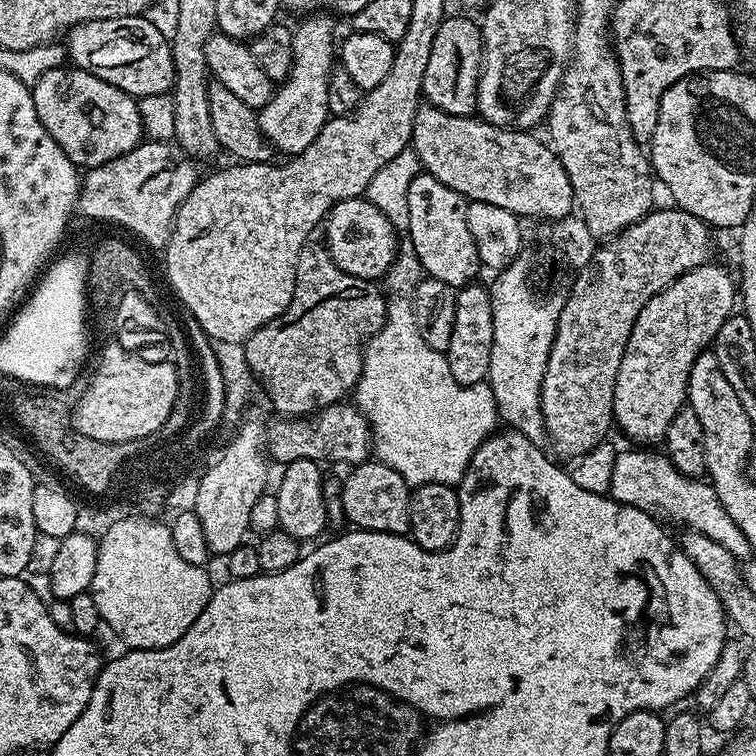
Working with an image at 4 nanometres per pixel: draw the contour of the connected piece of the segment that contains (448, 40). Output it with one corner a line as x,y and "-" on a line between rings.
449,15
434,34
434,47
424,75
423,99
446,114
471,116
476,112
476,91
480,81
480,65
484,62
484,37
481,29
464,16

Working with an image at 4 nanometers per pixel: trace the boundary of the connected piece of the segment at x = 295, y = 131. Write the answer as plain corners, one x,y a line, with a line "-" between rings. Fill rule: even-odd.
312,14
301,20
304,21
298,26
295,25
292,34
292,69
288,79
273,91
270,102
266,102
266,106
259,109
256,118
256,125
260,127
260,132
264,135
265,140
277,153
285,152
283,155
288,158
296,156
306,146
310,146
310,142
314,142
314,138
318,138
322,126
330,119
328,83
332,77
333,67
338,60
338,44
335,39
332,41
333,17
328,14

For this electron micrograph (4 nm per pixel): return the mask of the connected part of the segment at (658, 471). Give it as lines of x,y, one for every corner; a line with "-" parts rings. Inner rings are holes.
650,450
636,451
640,452
621,451
617,455
614,462
614,474
610,474
610,490
608,491
608,495
613,500
630,506
635,511
646,512
649,517
665,516
666,519
673,520
676,524
685,524
683,526
685,529
698,534
706,534
706,538
714,538
714,542
726,546
726,550
730,550
730,554
734,554
737,558
748,558
753,555
754,549
746,540
746,534
742,534
742,530
738,530
738,526
734,524
734,518
730,518
730,514
726,514
722,502
718,502
718,494
712,489
711,483
700,478
684,476
668,461
667,455
654,456

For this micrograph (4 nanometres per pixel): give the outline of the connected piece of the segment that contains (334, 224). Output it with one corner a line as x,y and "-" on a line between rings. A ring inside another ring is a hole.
364,196
346,198
334,205
322,225
323,232
328,253
338,270
354,274
354,278
379,281
379,276
387,277
391,273
392,263
398,259
397,228
390,218
386,218
386,214
382,214
382,210
378,210
378,206
371,204

